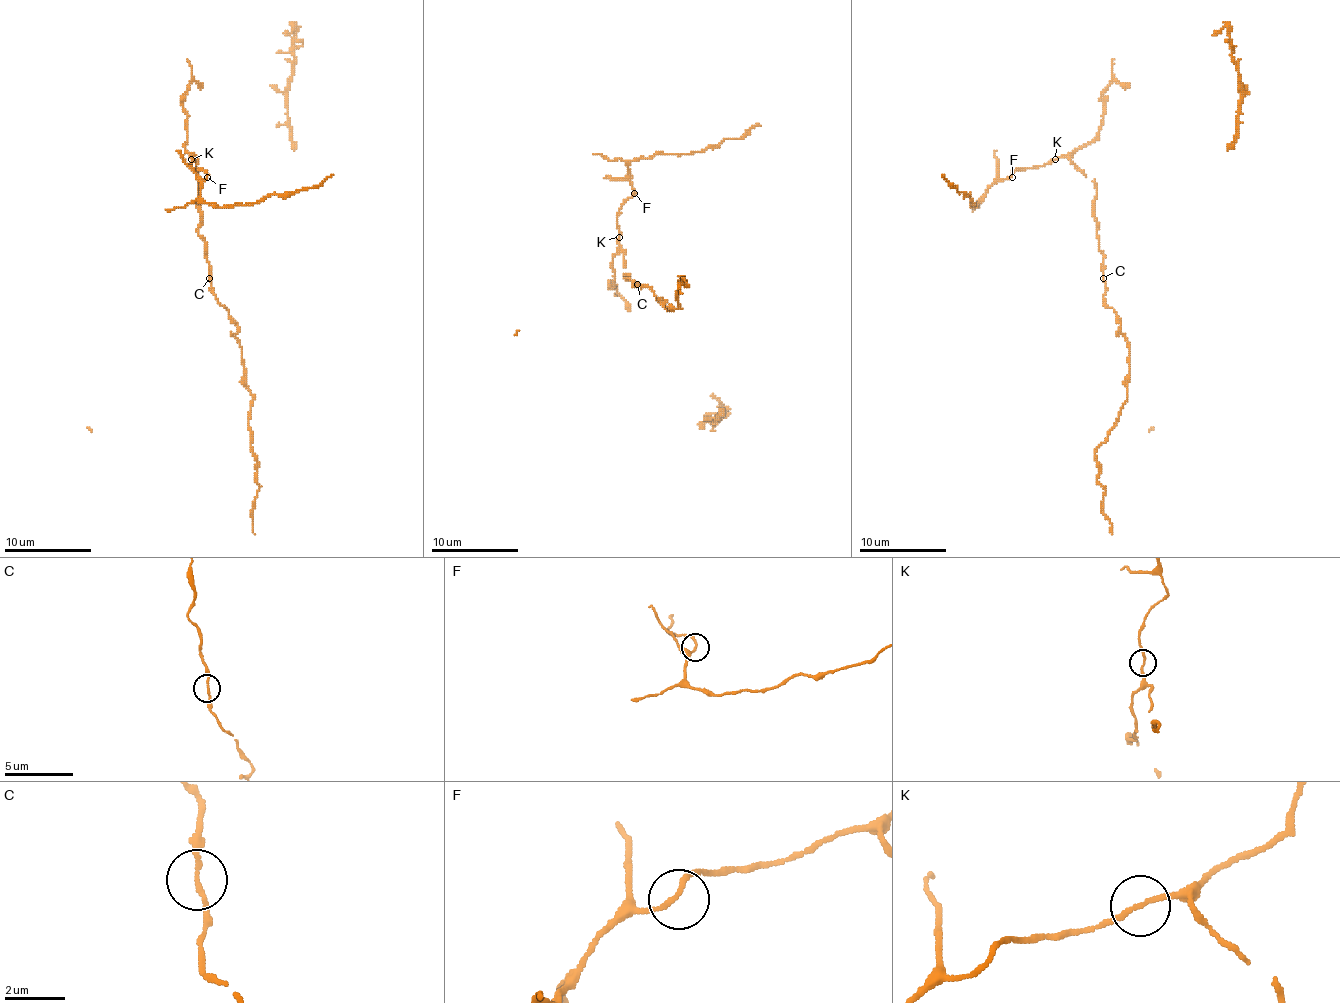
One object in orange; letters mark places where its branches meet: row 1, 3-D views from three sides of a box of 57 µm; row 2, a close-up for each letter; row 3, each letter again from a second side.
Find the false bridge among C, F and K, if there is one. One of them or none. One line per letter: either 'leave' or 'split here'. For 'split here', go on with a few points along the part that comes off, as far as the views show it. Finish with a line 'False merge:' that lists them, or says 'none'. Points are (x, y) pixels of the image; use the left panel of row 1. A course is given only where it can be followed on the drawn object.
C: leave
F: leave
K: leave
False merge: none

